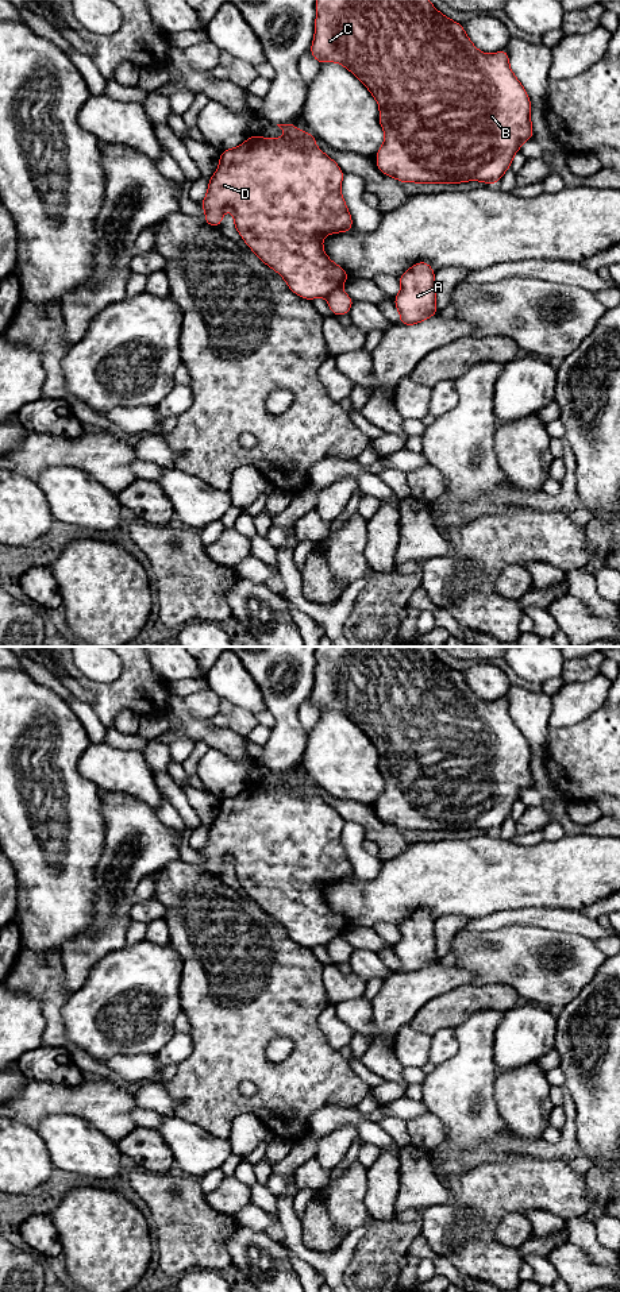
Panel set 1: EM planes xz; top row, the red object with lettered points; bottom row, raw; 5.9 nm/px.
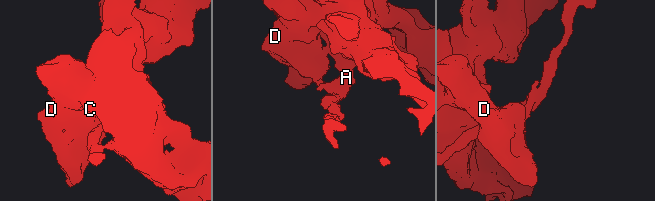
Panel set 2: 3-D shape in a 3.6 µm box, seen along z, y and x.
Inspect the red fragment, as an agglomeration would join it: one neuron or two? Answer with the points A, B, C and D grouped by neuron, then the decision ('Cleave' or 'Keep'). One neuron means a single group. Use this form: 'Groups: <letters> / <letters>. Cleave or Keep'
Groups: A / B C D. Cleave

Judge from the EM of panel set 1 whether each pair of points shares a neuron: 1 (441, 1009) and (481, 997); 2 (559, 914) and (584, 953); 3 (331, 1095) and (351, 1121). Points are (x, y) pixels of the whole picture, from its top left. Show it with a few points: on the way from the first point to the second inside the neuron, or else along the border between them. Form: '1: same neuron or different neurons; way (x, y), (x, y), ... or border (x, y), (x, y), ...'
1: same neuron; way (450, 1009), (472, 998)
2: different neurons; border (540, 926), (553, 930), (576, 932), (593, 941)
3: different neurons; border (355, 1106), (324, 1106), (311, 1118)

